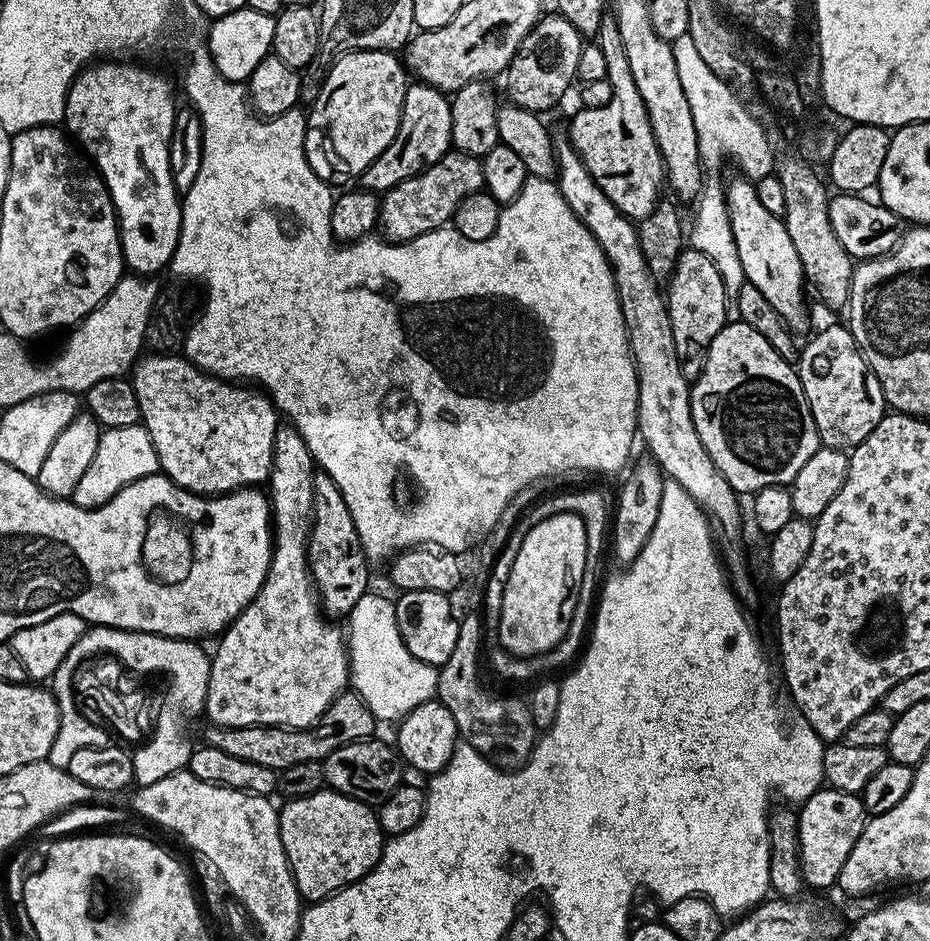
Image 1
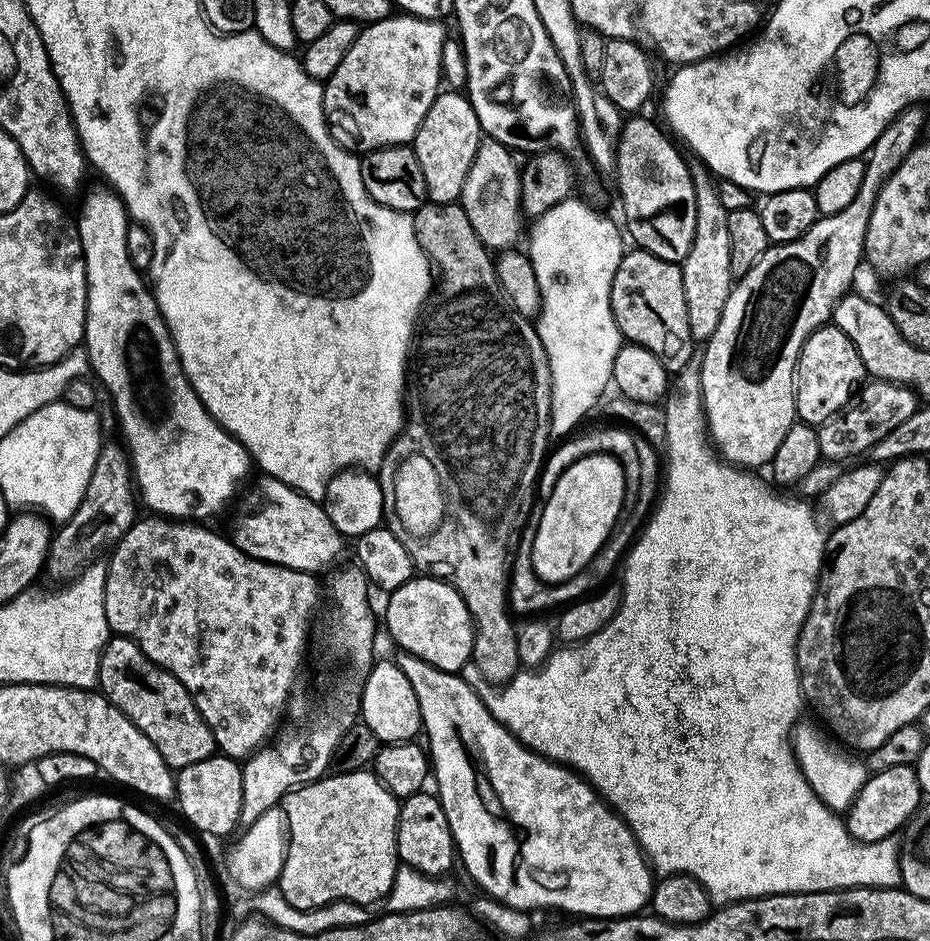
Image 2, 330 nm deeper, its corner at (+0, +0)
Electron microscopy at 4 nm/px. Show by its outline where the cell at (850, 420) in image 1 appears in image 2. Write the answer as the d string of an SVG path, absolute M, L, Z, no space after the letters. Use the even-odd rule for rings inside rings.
M821 326L808 336L796 363L796 414L803 423L819 426L836 413L849 407L858 389L865 383L866 373L858 350L842 330Z

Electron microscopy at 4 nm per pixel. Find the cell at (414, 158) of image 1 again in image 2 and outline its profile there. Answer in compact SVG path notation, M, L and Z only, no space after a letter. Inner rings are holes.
M456 90L441 91L434 98L426 118L422 118L422 126L418 126L418 134L410 145L422 162L428 200L431 203L454 204L459 201L462 186L466 186L466 176L470 174L470 164L478 154L481 139L478 114L474 114L474 106L468 101L467 95Z

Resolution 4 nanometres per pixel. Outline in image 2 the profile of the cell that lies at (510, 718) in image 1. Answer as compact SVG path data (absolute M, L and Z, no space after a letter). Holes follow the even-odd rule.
M424 203L414 214L414 230L422 250L428 255L428 259L434 262L439 284L433 291L418 320L418 331L414 336L414 347L411 349L410 363L406 369L406 419L404 427L401 428L400 435L397 436L395 442L388 448L388 453L384 456L383 462L380 463L378 479L382 490L385 491L388 488L390 468L402 468L412 458L424 458L432 466L434 474L440 478L440 484L450 488L448 500L450 500L452 512L450 512L450 528L442 528L440 532L436 532L434 526L430 530L426 530L426 532L415 532L410 526L410 520L402 520L400 514L387 516L386 527L404 543L413 565L421 573L437 580L444 580L466 602L474 629L471 663L478 666L482 678L486 678L494 686L503 686L509 684L522 668L518 658L518 646L516 645L516 628L514 623L512 624L511 618L513 619L513 617L510 615L510 605L508 603L507 587L510 575L510 553L513 551L514 541L521 535L522 529L520 527L524 524L524 516L528 516L532 512L532 499L535 501L538 496L540 469L543 468L544 461L550 451L550 443L548 444L548 436L550 437L552 432L552 375L550 374L550 362L540 341L540 335L536 332L535 323L529 317L521 314L500 289L493 253L480 241L478 234L474 234L474 226L470 226L470 218L466 218L466 210L460 207L459 203Z

